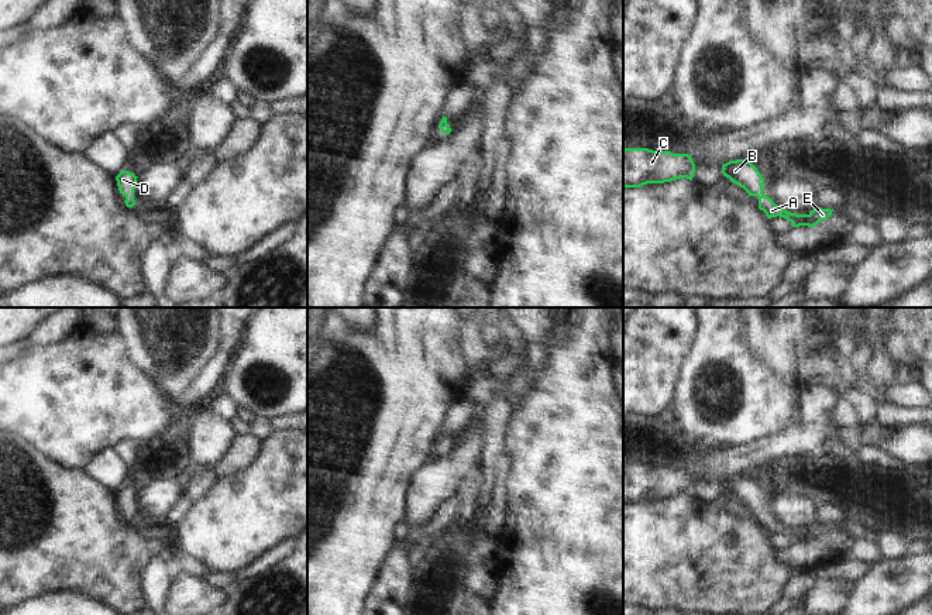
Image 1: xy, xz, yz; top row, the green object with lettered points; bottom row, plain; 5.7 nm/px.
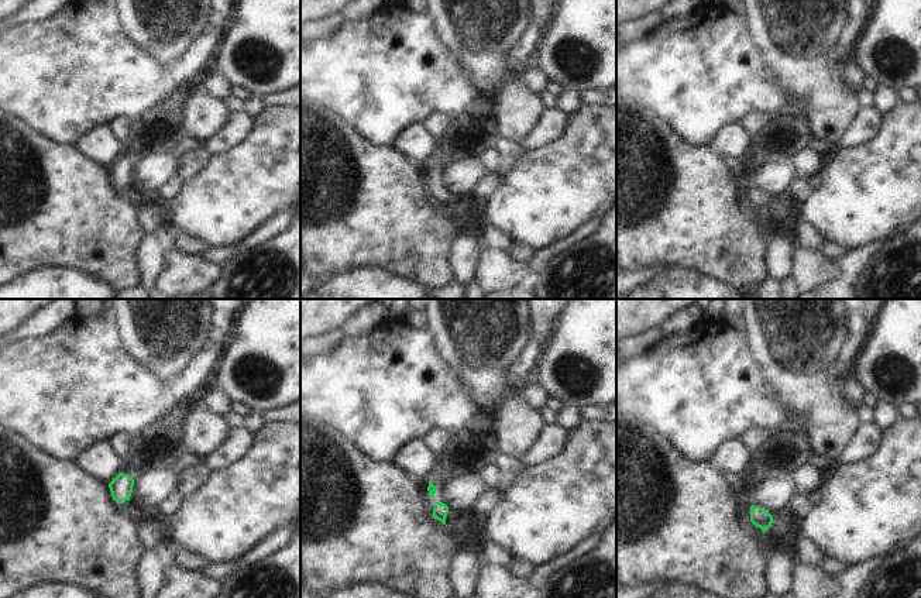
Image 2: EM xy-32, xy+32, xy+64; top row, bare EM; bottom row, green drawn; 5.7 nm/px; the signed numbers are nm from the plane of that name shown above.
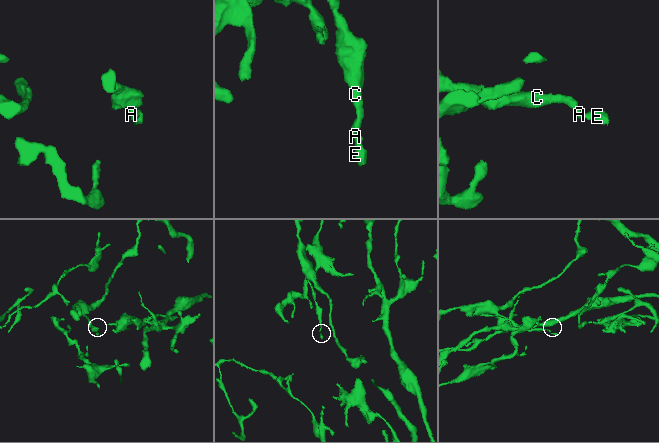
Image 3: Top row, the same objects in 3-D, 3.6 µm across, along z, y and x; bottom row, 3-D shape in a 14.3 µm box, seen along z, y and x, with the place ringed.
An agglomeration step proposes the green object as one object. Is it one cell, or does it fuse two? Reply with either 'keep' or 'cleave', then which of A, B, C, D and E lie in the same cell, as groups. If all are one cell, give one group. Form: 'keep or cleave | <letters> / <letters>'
keep | A B C D E

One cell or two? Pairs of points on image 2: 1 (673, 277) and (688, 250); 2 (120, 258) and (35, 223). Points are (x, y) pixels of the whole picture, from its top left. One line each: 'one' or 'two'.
1: two
2: one

